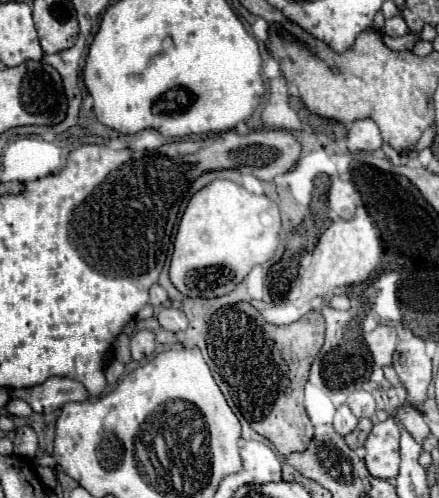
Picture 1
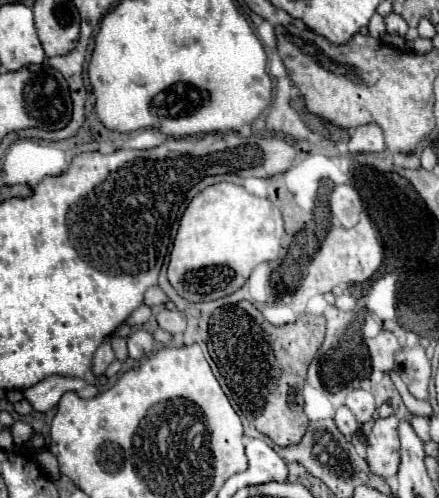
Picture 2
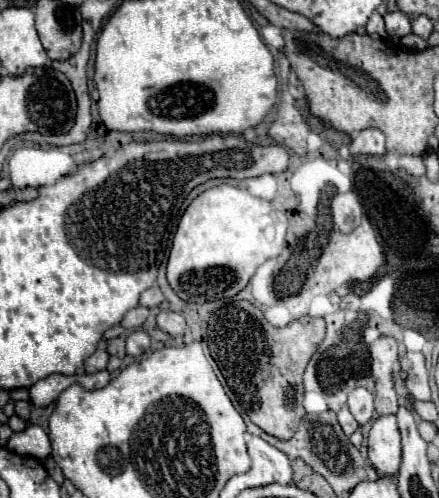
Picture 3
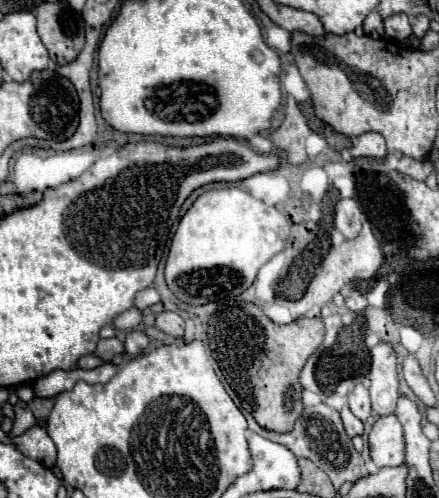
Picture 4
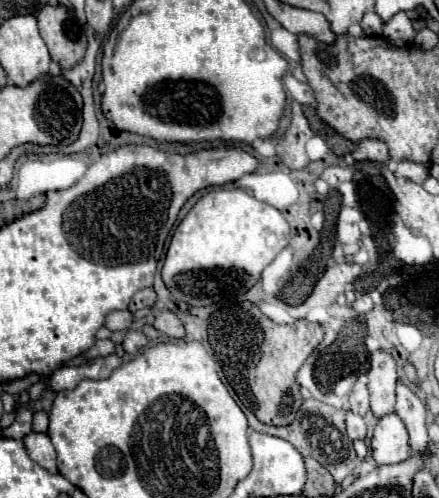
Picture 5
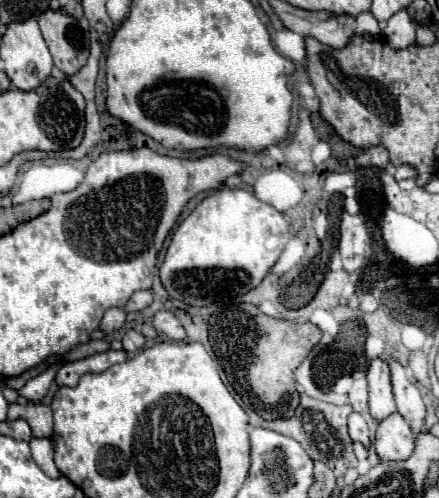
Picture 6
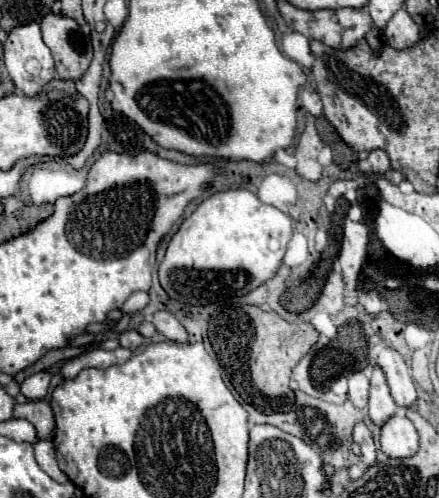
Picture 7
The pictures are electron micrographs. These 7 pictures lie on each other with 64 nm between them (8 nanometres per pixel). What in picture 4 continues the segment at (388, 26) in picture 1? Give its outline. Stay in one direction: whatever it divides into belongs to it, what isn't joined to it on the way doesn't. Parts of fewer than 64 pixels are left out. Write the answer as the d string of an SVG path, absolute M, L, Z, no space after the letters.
M394 14L390 18L384 20L384 32L386 38L396 40L396 42L404 42L412 36L412 28L410 28L410 20L404 14Z

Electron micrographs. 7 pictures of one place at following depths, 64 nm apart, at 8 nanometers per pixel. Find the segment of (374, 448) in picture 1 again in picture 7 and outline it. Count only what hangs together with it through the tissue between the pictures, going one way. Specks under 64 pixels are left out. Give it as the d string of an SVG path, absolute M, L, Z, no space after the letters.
M396 414L382 426L380 444L390 458L414 456L418 452L418 430L406 416Z

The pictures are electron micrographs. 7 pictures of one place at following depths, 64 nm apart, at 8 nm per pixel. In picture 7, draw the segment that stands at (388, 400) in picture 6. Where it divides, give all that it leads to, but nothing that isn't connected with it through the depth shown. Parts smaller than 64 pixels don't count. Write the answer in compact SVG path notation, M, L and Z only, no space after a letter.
M374 366L372 378L370 378L370 402L368 402L368 416L376 426L382 426L390 416L394 416L398 410L396 402L392 400L390 388L386 384L384 372Z

